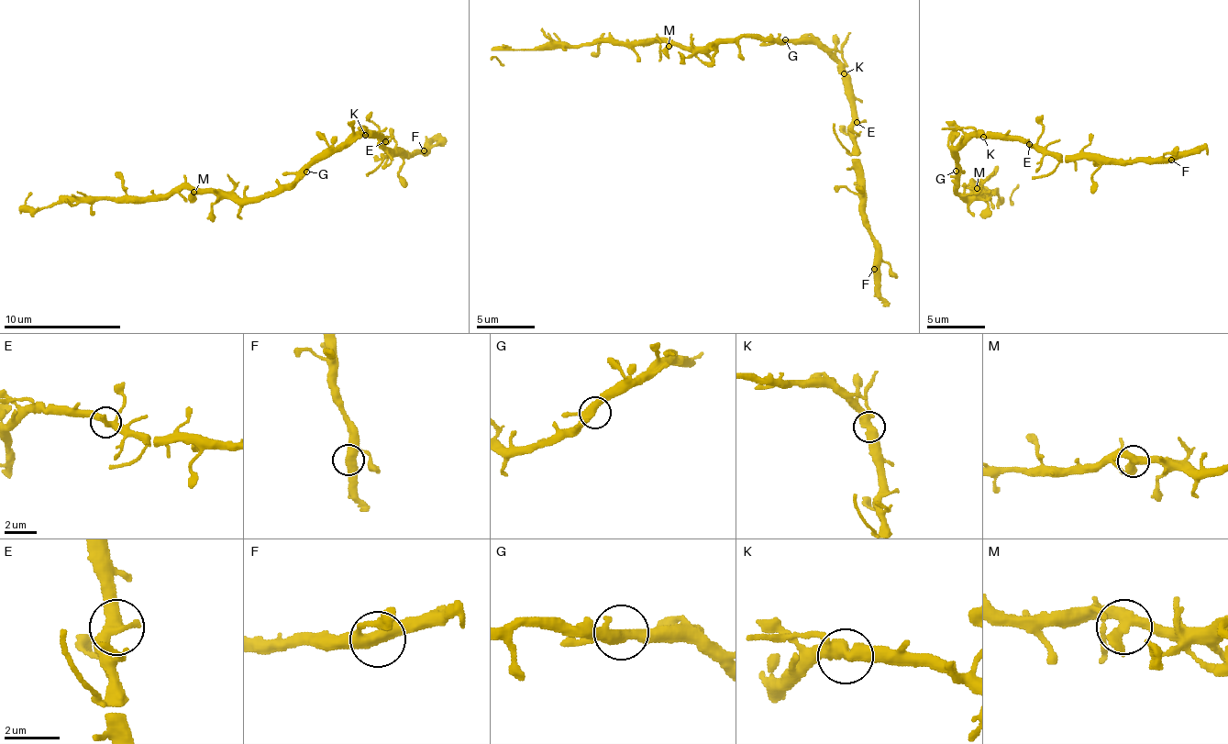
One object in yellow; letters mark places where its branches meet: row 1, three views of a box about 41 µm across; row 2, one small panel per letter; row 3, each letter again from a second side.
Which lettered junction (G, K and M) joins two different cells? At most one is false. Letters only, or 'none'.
none

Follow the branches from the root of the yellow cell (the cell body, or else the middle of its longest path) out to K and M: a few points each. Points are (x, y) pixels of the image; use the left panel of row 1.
K: (301, 172), (307, 172), (325, 157), (339, 151), (356, 136), (366, 136)
M: (301, 172), (289, 183), (280, 183), (269, 195), (254, 198), (193, 192)

